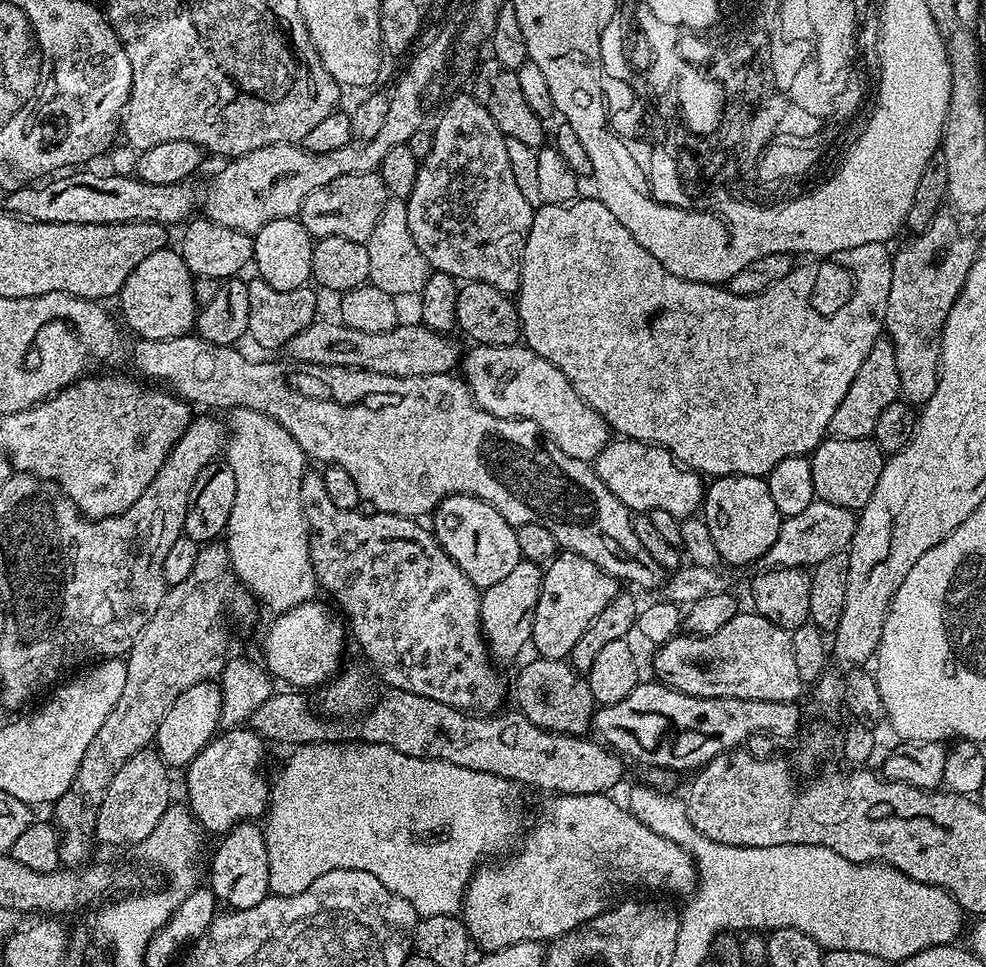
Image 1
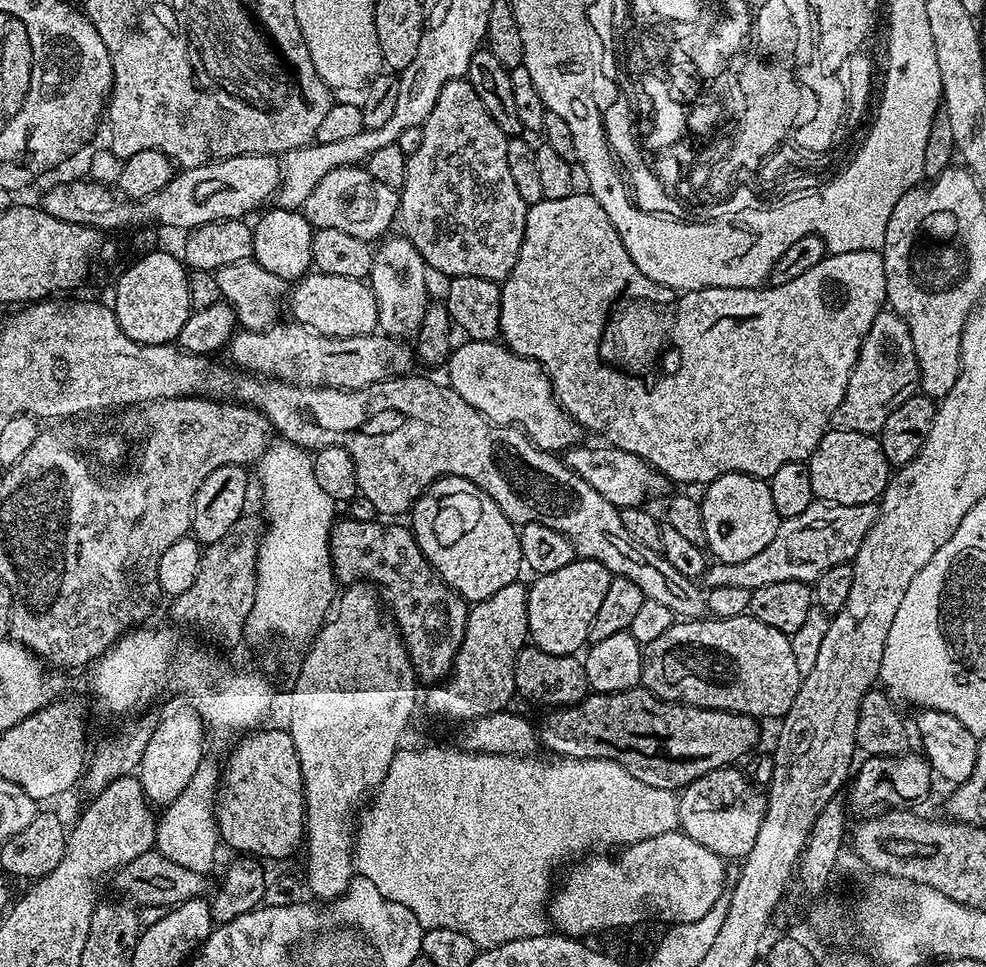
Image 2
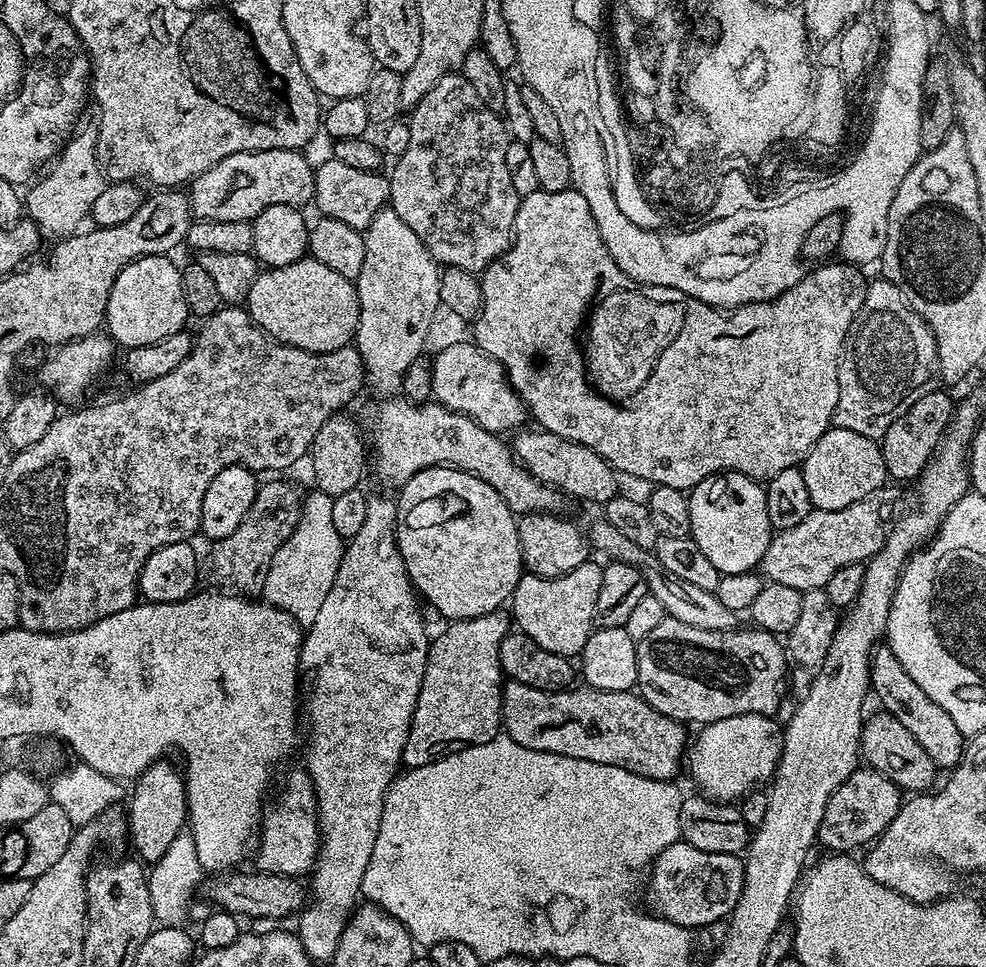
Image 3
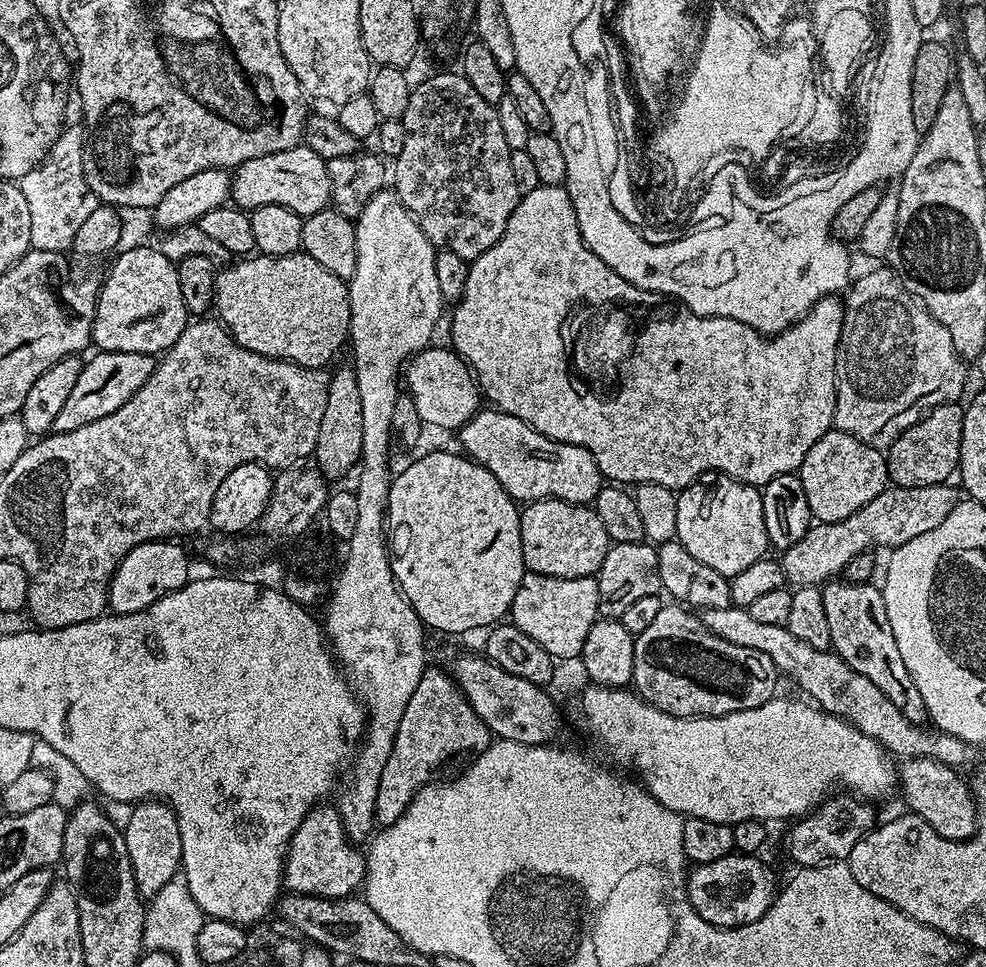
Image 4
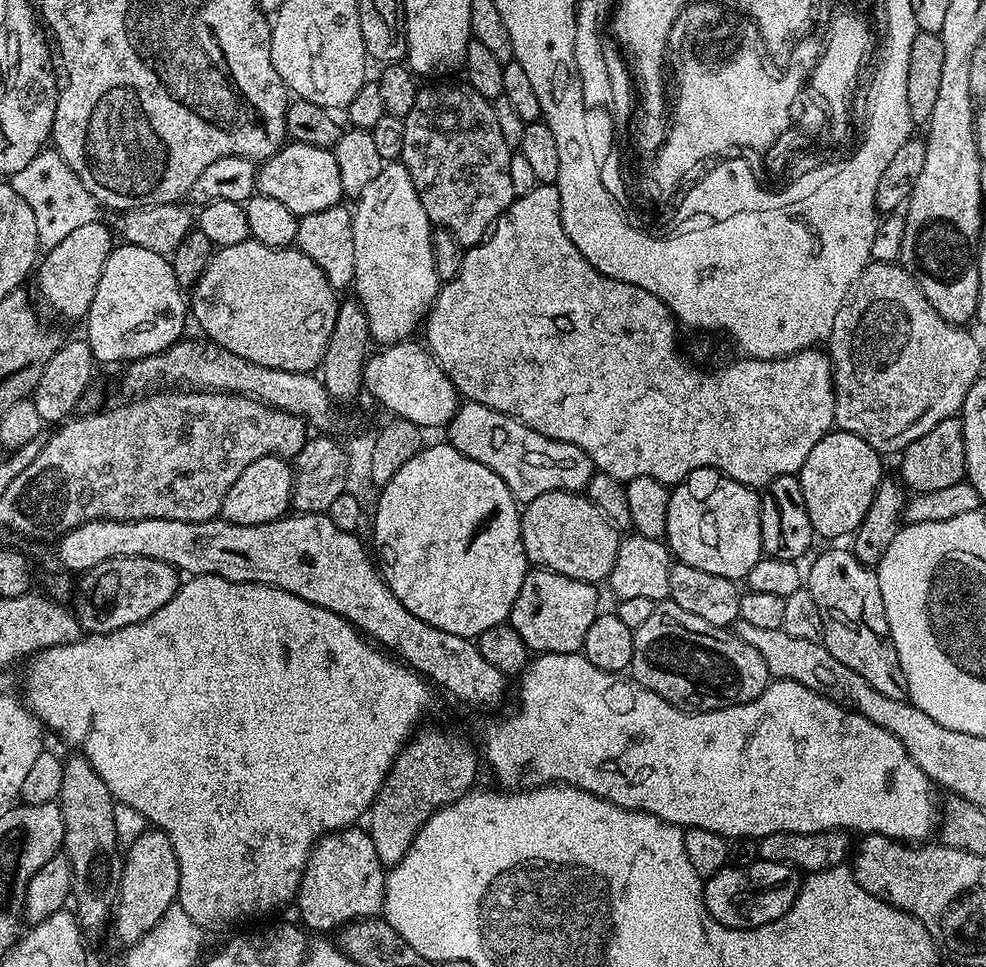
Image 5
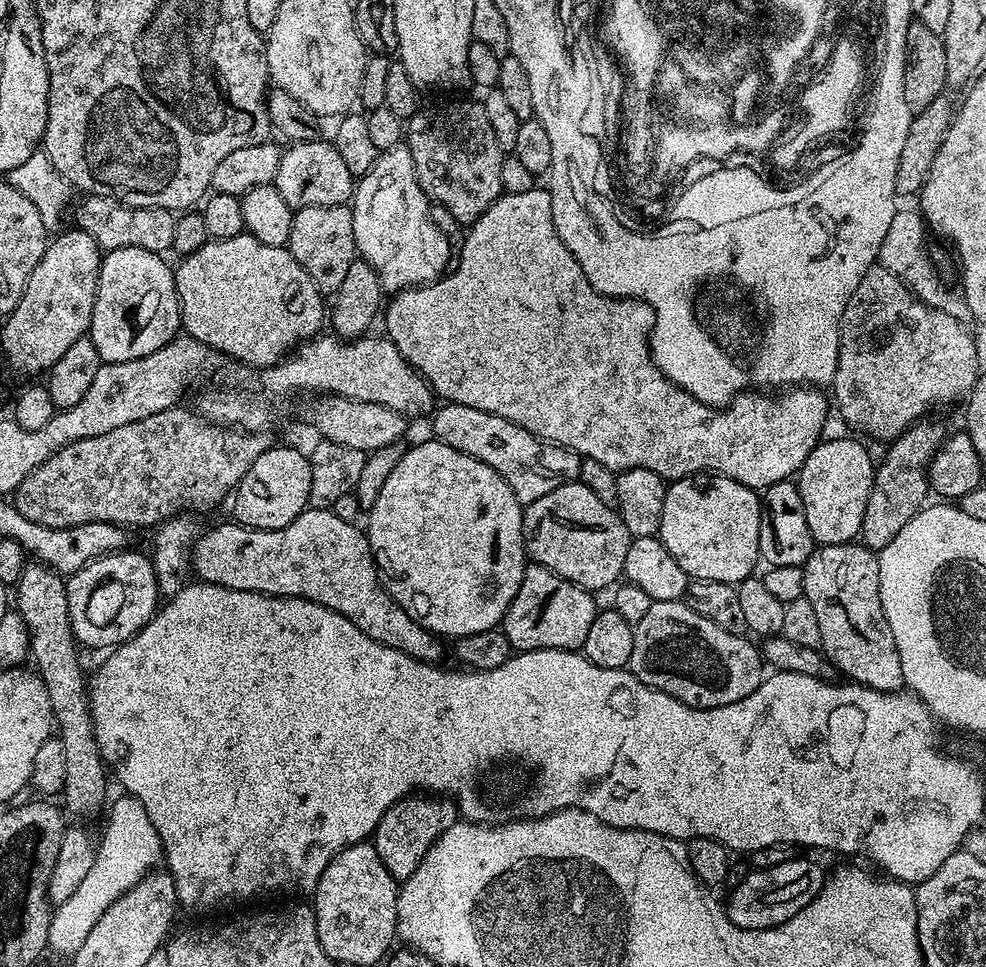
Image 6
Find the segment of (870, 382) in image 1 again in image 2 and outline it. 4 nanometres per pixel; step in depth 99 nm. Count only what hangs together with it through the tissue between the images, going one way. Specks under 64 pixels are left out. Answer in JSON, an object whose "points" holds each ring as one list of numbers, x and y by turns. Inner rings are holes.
{"points":[[882,311,874,318,862,342,854,370,846,382,846,394,842,394,842,402,832,415,832,424,851,432,879,433,886,418,890,418,906,398,917,395,919,383,918,358,906,322,896,312]]}

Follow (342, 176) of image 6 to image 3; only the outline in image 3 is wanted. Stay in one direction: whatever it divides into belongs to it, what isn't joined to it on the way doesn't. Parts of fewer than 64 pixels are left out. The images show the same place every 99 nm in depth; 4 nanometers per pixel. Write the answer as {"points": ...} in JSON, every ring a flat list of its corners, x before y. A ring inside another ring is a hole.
{"points":[[283,148,230,154,230,158,222,158,222,162,210,166,210,170,195,176,190,182,193,217,214,222,251,222,266,210,266,206,304,206,316,194,314,164,304,155,303,151]]}

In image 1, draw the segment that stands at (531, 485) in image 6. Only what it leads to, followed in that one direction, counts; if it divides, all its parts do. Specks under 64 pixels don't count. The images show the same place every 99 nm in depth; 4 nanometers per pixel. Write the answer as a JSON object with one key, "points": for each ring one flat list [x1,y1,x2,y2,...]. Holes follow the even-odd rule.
{"points":[[627,438,609,439,606,447,596,456,594,467,610,494,614,494,614,498,618,498,618,502,625,504,633,513,647,514,657,508,667,510,682,521,701,511,706,491,701,473,685,468,666,448,659,448,657,444]]}

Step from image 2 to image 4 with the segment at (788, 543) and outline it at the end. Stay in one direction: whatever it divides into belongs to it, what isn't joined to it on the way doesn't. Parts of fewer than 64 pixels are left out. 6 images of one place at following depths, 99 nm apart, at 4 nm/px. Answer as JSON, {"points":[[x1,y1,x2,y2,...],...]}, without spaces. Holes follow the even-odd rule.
{"points":[[951,483,913,488,889,486,882,494,878,494,878,498,874,498,874,502,850,514,850,518,842,518,842,522,813,523,808,533,794,542,794,546,783,549,785,581,792,586,823,585,839,577,846,562,858,554,884,547,891,550,910,542,910,538,918,538,918,534,934,530,934,526,946,522,950,510,954,510,954,506,962,499,961,493,956,493,952,487]]}

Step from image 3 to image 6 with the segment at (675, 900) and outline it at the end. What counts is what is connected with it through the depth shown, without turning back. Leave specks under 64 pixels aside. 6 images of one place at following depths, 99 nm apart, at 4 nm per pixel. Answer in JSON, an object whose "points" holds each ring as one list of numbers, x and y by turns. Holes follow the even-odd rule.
{"points":[[791,858,781,865,749,871,748,877,737,888,727,893,726,911,730,922,739,928,762,930,785,924,798,910,802,910,822,890,826,868,812,860]]}

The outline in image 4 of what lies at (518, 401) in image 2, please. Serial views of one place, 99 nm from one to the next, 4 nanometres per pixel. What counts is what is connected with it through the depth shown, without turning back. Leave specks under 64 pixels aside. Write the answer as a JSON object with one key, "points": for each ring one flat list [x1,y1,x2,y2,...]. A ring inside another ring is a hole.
{"points":[[451,347,424,348,417,356,408,361,402,380,406,385,407,395,414,398,418,409,418,418,429,428,452,428,458,430,471,416,482,408,480,385,468,363]]}

